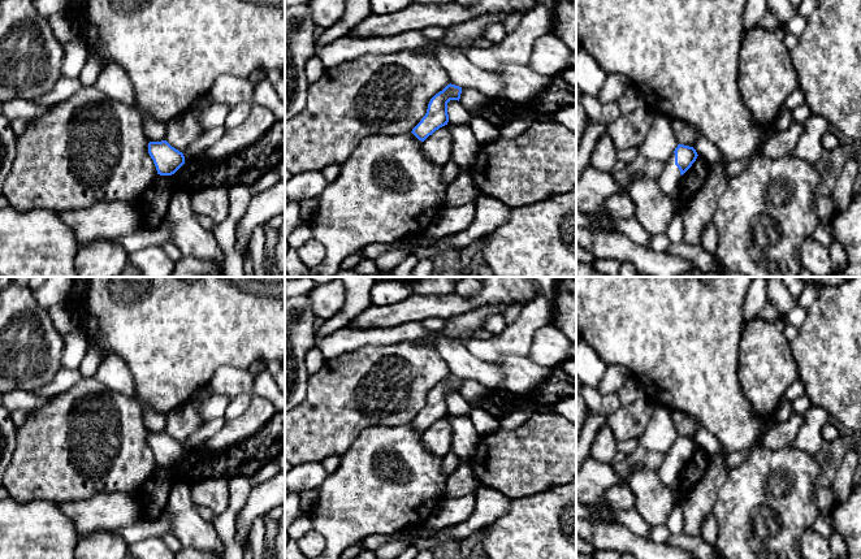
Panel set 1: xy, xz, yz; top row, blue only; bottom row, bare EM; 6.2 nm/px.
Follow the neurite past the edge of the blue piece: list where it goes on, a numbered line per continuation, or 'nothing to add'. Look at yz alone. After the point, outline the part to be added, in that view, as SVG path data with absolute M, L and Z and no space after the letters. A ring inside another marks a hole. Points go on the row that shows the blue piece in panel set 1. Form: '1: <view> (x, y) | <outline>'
1: yz (697, 211) | M675 153L665 162L661 176L656 179L659 188L674 202L676 213L683 221L683 242L700 244L701 234L713 222L717 204L727 185L727 164L710 162L705 185L689 198L680 191L682 174L675 165Z

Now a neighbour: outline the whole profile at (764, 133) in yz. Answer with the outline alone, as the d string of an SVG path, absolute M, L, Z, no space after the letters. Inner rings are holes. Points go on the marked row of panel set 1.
M775 125L770 127L758 127L758 139L760 139L758 150L749 157L730 161L727 164L727 178L730 179L731 177L736 176L740 170L743 170L748 165L752 157L761 155L761 147L773 136L775 131L776 131Z

